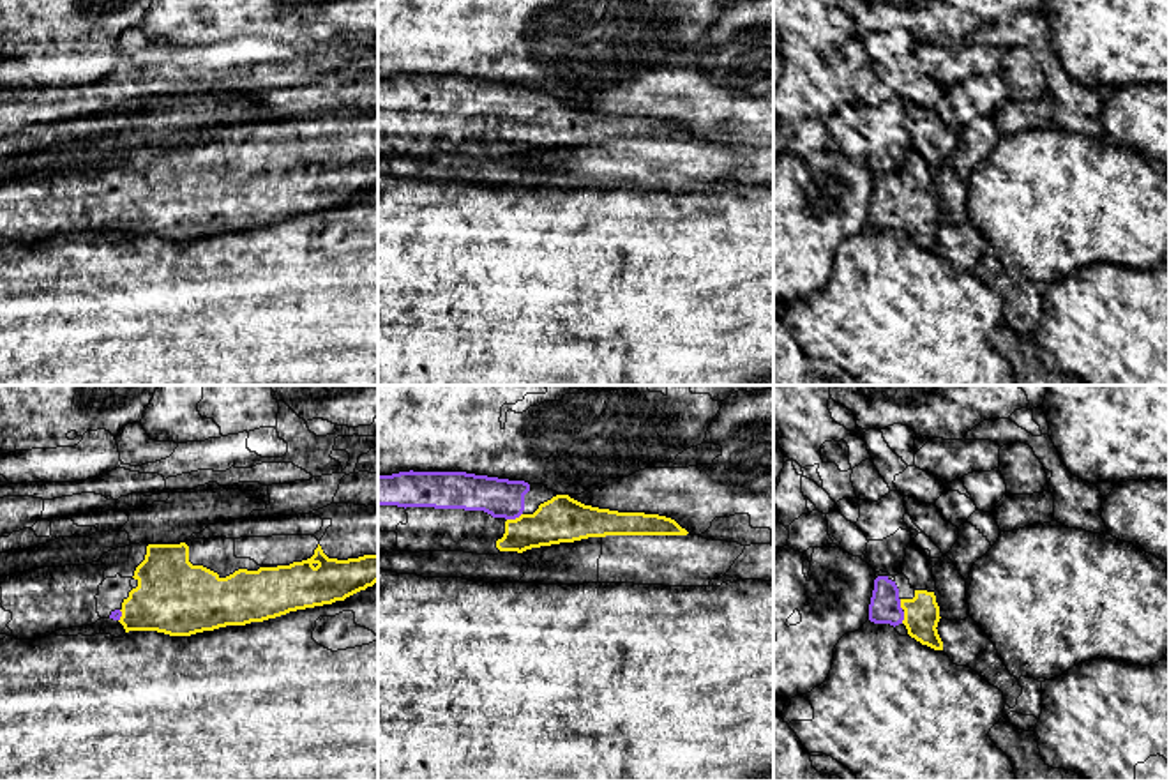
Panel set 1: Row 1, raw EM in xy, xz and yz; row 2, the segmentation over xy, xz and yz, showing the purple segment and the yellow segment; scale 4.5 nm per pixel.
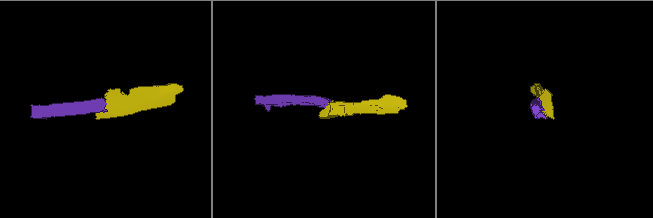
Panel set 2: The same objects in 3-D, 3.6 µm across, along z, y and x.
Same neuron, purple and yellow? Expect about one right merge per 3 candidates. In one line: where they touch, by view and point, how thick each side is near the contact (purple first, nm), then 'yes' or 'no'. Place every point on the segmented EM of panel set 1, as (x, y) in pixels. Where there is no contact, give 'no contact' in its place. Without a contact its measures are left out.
meets purple in xz at (514, 518); 180 nm thick on the purple side, 200 nm on the other; yes

